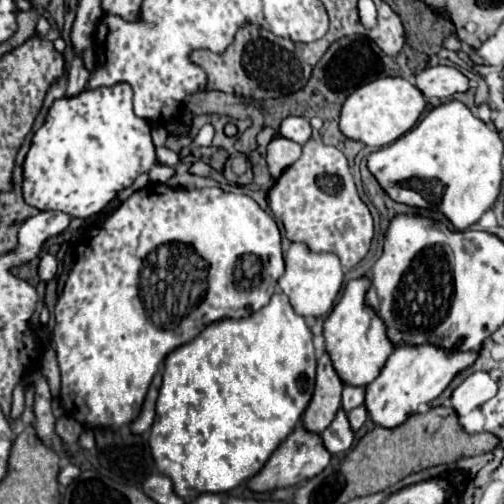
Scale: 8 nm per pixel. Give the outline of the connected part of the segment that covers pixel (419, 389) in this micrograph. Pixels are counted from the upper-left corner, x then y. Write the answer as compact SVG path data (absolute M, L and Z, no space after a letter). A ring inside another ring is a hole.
M421 344L421 346L399 346L393 350L393 354L383 364L379 376L367 384L365 388L365 408L369 418L383 426L383 428L395 428L403 420L407 420L409 414L417 412L419 406L429 404L433 398L437 398L449 382L455 378L455 374L475 362L477 350L471 352L447 352L433 344Z

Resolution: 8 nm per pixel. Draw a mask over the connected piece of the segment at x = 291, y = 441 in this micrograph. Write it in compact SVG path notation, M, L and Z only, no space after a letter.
M301 424L295 426L295 430L287 436L287 440L271 454L271 458L265 462L265 466L247 480L247 488L251 492L269 492L275 488L287 488L297 486L313 476L317 476L331 460L331 454L325 450L321 436L307 432Z

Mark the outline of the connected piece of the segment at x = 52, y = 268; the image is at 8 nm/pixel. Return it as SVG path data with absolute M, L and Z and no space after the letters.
M43 254L37 270L39 270L39 278L41 278L41 280L45 280L45 282L51 280L51 278L55 276L55 272L57 272L57 260L55 260L55 256Z

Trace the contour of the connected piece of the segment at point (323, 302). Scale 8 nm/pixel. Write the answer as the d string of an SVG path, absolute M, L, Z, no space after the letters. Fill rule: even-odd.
M293 242L285 252L285 274L279 278L279 286L289 296L289 302L299 316L317 318L331 312L333 302L341 290L341 282L343 282L343 268L335 254L313 252L303 242Z

